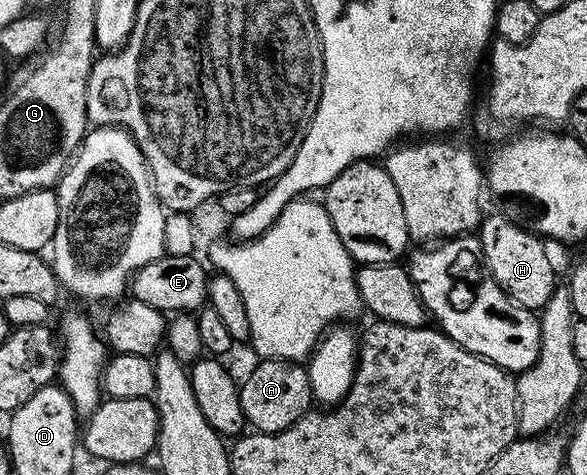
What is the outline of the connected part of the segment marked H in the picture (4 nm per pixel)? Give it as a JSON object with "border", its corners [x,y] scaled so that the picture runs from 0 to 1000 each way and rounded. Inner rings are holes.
{"border":[[[835,453],[813,480],[816,526],[823,531],[821,556],[876,638],[917,657],[935,634],[949,602],[945,562],[939,556],[937,533],[932,531],[934,514],[911,488],[886,478],[862,453]]]}

